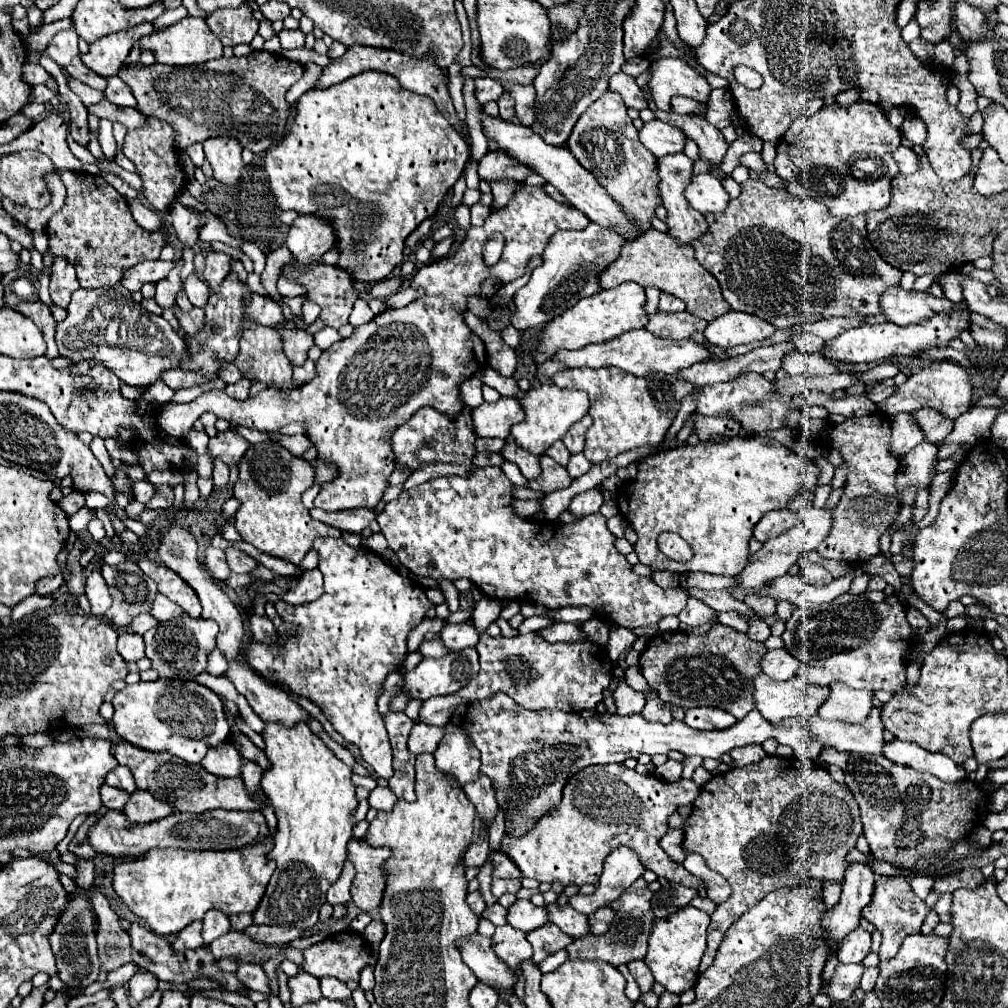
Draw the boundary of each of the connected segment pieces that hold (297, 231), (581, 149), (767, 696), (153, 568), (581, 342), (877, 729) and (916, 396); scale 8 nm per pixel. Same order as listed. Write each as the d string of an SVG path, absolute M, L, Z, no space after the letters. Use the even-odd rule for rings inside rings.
M297 216L289 228L287 248L295 258L295 264L311 266L319 258L335 248L335 234L327 220L317 216Z
M603 92L579 118L575 124L567 148L579 160L583 168L595 174L597 182L619 202L627 214L637 222L641 230L651 228L651 218L655 216L655 206L661 202L659 196L659 176L655 166L655 156L645 150L637 138L637 128L627 116L627 108L617 94Z
M759 674L753 678L753 688L755 710L771 724L795 716L813 716L823 704L823 698L827 698L827 688L815 686L799 676L787 682L775 682Z
M141 562L139 564L141 570L157 582L157 588L161 594L165 594L167 598L171 598L175 604L179 604L183 608L183 612L191 618L199 618L201 616L201 606L197 600L197 594L191 590L191 586L173 570L169 570L163 564L155 564L155 562Z
M625 282L617 288L611 288L611 290L601 290L599 294L593 294L589 298L583 298L579 300L573 308L565 310L561 316L549 320L537 334L537 344L535 344L535 350L533 350L533 360L535 364L543 364L545 360L553 358L557 350L579 350L587 344L599 344L599 342L607 342L611 338L617 338L621 334L625 334L627 330L635 330L635 328L643 328L647 324L647 312L643 310L645 306L645 290L641 286L635 286L635 282Z
M873 708L865 722L861 724L847 724L841 720L821 720L813 716L809 730L819 738L823 744L833 746L837 750L847 750L855 754L883 754L883 722L881 710Z
M941 360L933 362L927 368L921 368L913 376L907 378L905 384L897 386L895 392L881 404L881 408L887 414L897 414L897 412L915 412L917 408L931 408L939 414L943 414L949 420L957 420L961 414L965 414L973 406L973 386L969 380L969 374L963 366L951 362L951 360Z

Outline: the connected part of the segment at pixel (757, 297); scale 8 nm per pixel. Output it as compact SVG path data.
M759 180L743 182L737 200L731 200L723 212L705 214L705 218L709 232L695 242L695 258L717 278L731 310L759 316L777 330L831 316L879 314L879 294L901 282L901 270L883 262L867 242L863 214L841 220L831 216L817 200L791 198L785 190L769 188Z

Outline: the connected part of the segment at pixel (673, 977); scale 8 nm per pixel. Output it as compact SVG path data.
M685 906L677 914L655 920L645 956L645 964L651 968L655 982L663 984L673 994L681 994L697 984L697 968L706 950L709 922L709 914L703 914L693 906Z

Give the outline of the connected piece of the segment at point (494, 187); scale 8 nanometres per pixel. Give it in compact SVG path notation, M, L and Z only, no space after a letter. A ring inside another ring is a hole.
M495 180L495 182L491 184L491 192L493 192L493 196L495 196L493 210L505 206L505 204L511 200L511 196L513 196L513 192L515 192L515 186L517 186L517 182L513 182L513 180Z

